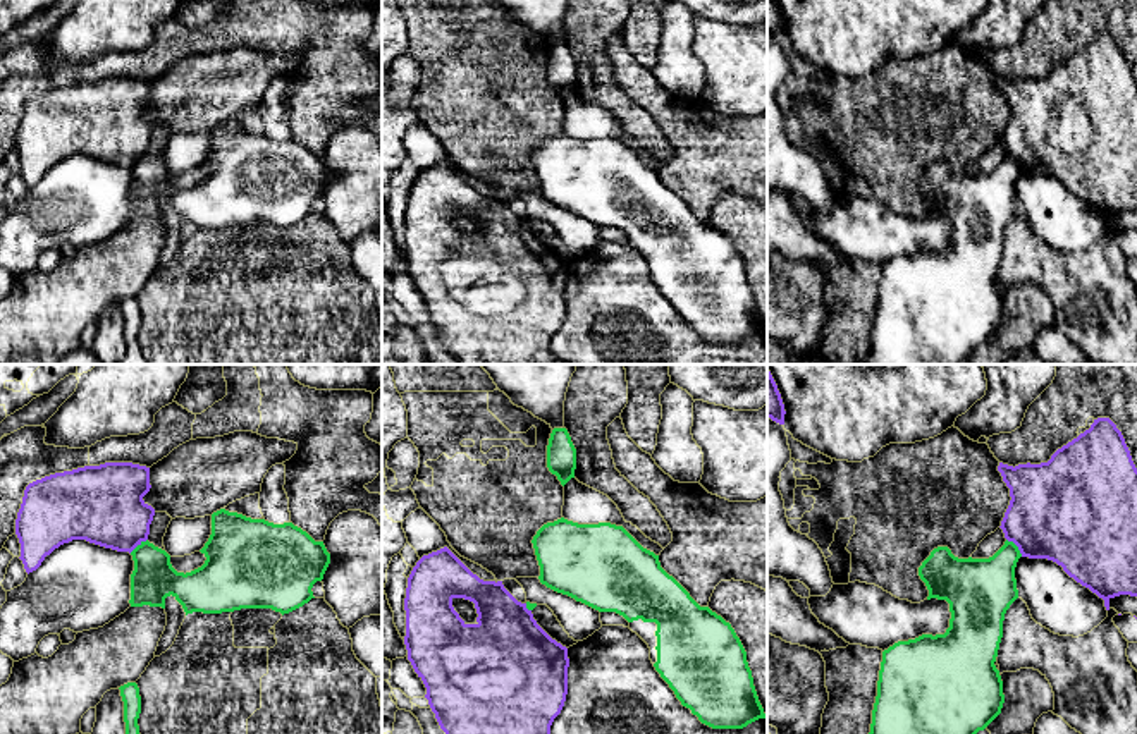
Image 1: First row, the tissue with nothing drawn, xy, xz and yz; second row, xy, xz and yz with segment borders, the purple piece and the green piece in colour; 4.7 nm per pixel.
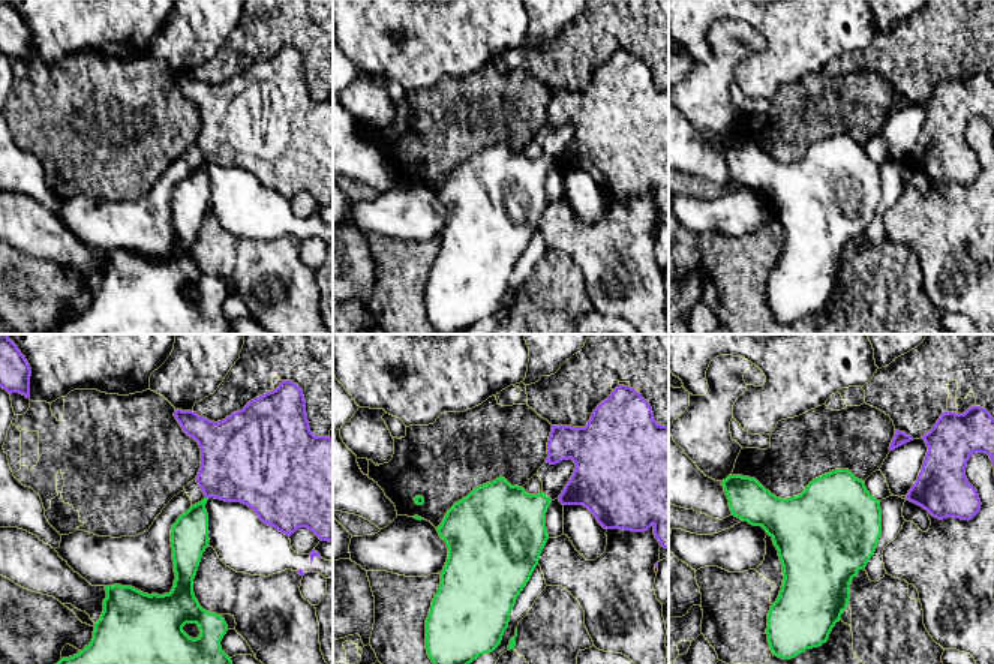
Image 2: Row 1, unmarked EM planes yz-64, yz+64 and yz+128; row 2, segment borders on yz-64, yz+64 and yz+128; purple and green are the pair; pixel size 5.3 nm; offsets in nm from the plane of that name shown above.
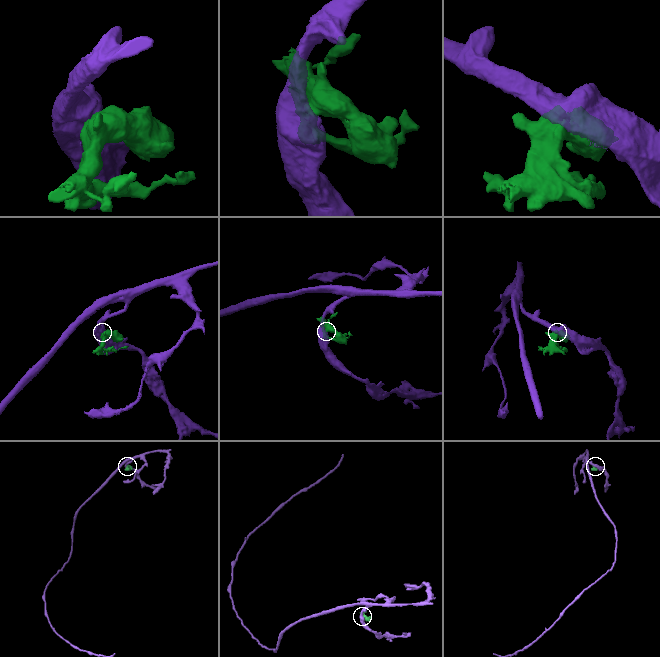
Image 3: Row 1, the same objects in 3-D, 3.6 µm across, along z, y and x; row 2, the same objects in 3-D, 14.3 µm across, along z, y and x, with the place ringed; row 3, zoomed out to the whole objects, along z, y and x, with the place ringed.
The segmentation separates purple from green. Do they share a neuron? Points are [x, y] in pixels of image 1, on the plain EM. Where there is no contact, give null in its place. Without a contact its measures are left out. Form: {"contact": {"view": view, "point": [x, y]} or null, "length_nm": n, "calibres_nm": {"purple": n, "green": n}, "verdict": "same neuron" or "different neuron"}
{"contact": {"view": "yz", "point": [1017, 160]}, "length_nm": 120, "calibres_nm": {"purple": 460, "green": 280}, "verdict": "different neuron"}

